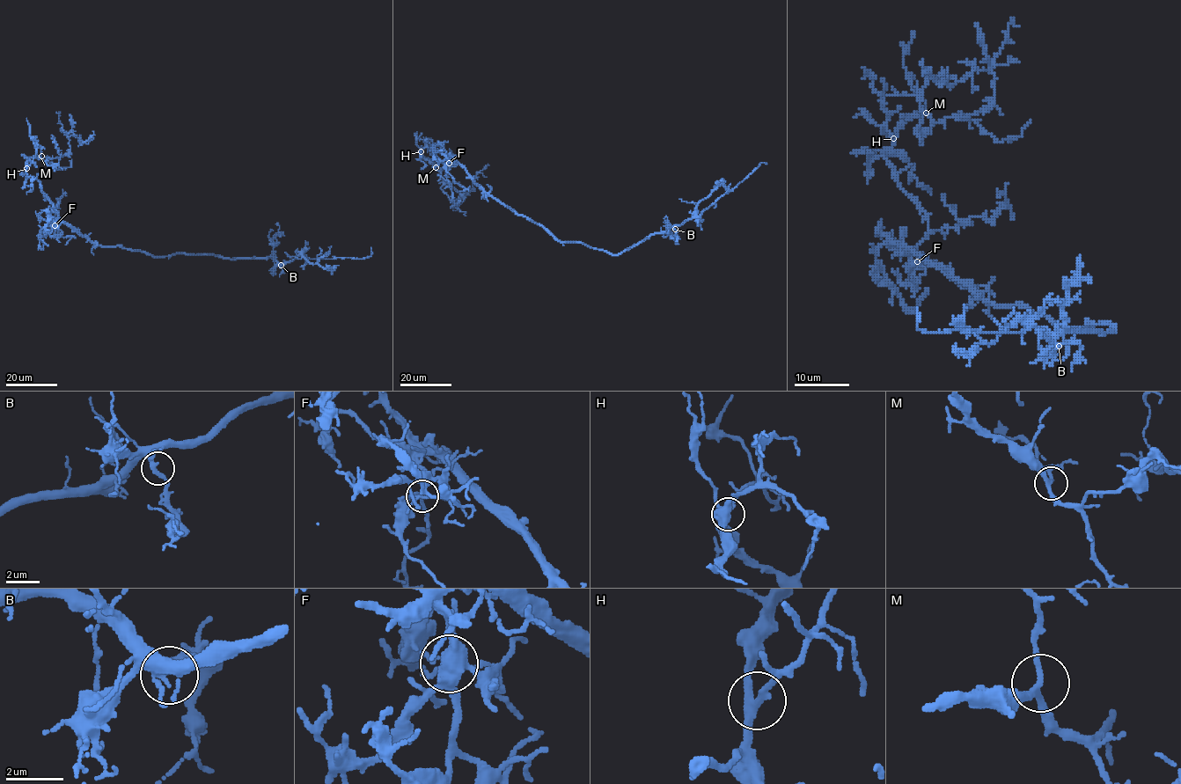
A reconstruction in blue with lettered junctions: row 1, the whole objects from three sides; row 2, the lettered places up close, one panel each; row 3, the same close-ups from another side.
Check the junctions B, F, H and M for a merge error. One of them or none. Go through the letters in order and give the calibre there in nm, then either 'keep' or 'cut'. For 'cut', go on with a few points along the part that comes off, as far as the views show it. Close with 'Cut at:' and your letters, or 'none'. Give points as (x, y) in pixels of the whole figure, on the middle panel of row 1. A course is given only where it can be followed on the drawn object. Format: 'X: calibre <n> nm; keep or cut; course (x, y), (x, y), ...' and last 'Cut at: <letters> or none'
B: calibre 240 nm; keep
F: calibre 110 nm; cut; course (449, 162), (445, 163), (450, 168), (430, 148), (421, 150), (421, 155), (463, 198), (476, 176), (487, 164)
H: calibre 240 nm; keep
M: calibre 220 nm; keep
Cut at: F

